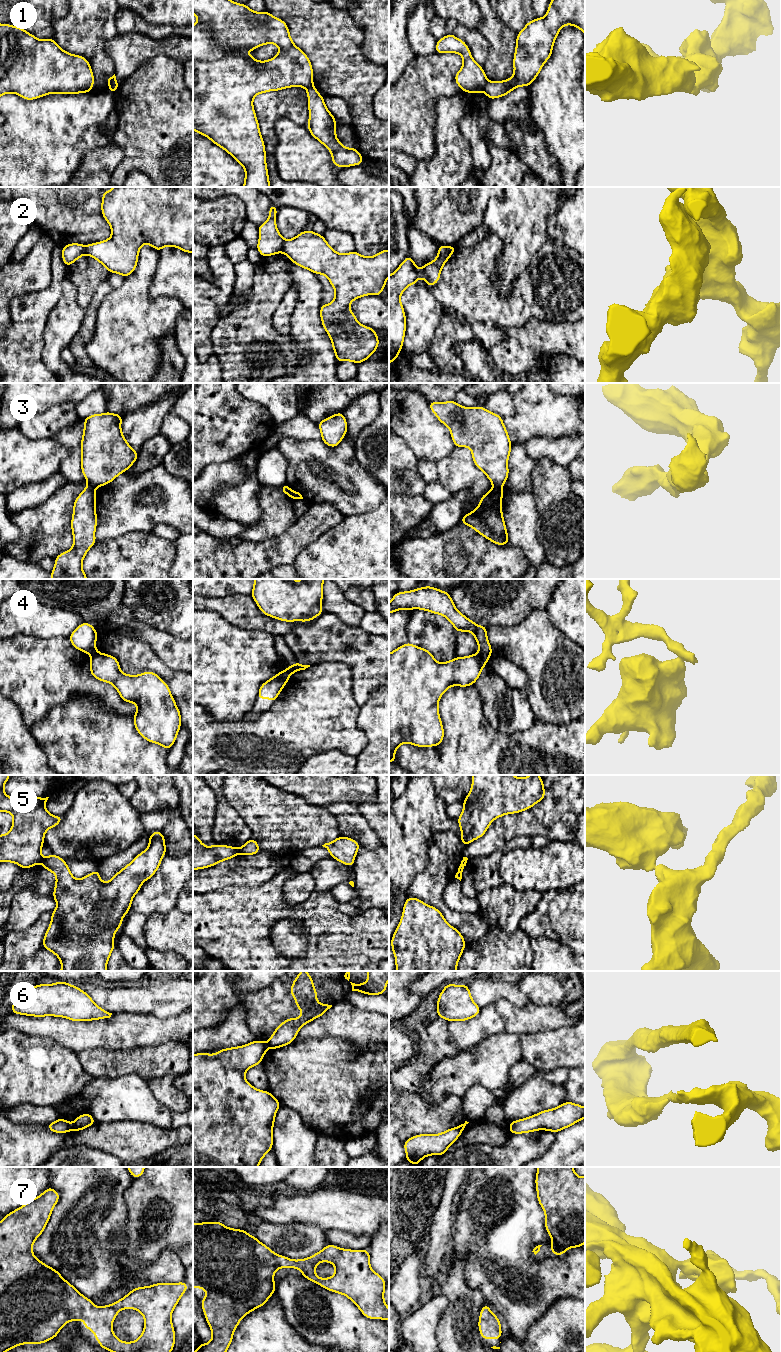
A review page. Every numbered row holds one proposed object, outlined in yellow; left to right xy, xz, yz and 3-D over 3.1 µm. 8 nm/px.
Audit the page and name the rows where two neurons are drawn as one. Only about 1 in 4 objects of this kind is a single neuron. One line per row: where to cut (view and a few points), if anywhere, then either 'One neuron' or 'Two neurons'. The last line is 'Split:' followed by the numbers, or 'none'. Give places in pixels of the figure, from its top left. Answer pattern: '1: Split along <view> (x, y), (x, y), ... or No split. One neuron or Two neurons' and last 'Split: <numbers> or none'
1: Split along yz (487, 80), (483, 90). Two neurons
2: Split along xz (285, 240), (281, 251). Two neurons
3: Split along xy (88, 483), (95, 487). Two neurons
4: Split along yz (479, 652), (488, 658). Two neurons
5: Split along xz (237, 849), (239, 853). Two neurons
6: Split along xy (71, 1125), (72, 1129). Two neurons
7: No split. One neuron
Split: 1, 2, 3, 4, 5, 6

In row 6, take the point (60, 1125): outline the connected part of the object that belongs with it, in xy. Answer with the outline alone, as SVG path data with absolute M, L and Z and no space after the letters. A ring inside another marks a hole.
M58 1118L53 1123L46 1124L47 1128L55 1133L67 1133L72 1130L72 1125L68 1120Z

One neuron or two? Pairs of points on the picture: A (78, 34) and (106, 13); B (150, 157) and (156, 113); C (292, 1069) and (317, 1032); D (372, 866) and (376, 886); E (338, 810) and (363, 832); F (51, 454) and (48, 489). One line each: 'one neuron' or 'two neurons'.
A: one neuron
B: one neuron
C: two neurons
D: one neuron
E: one neuron
F: two neurons

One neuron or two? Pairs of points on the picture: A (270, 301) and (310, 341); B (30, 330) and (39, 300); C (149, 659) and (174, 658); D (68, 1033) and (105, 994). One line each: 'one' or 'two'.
A: two
B: one
C: two
D: two

